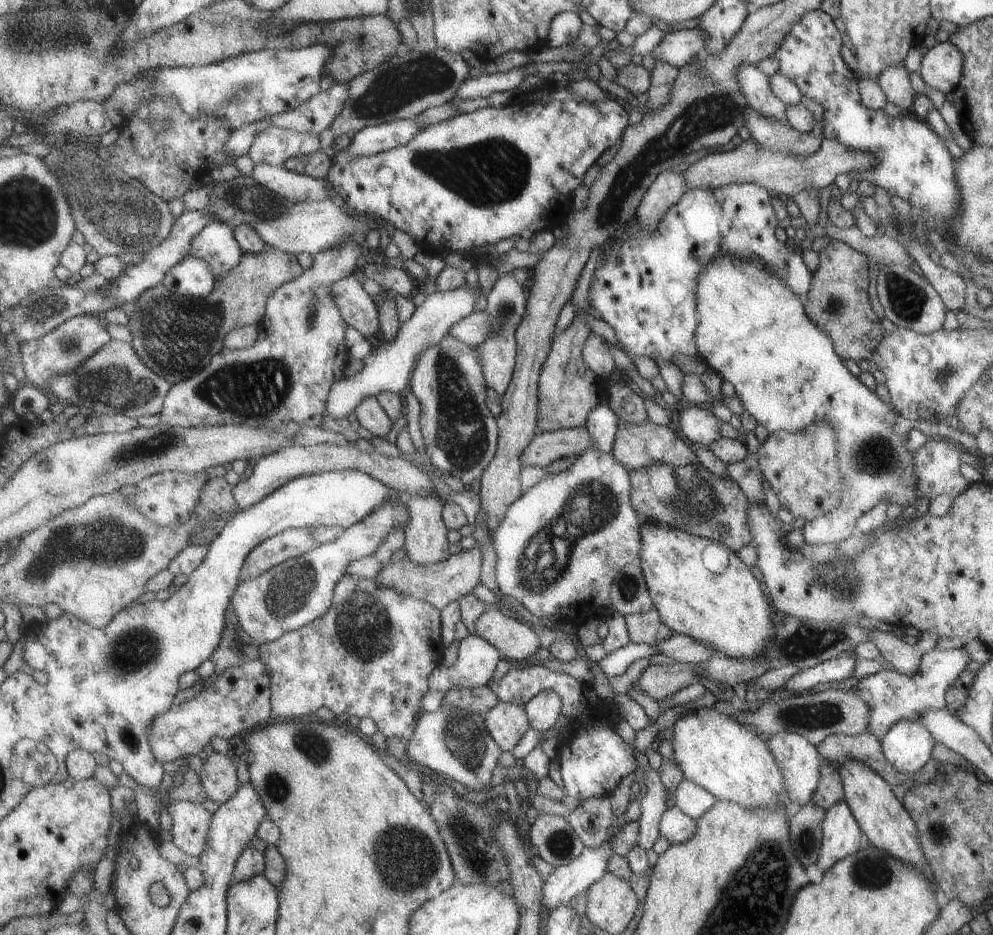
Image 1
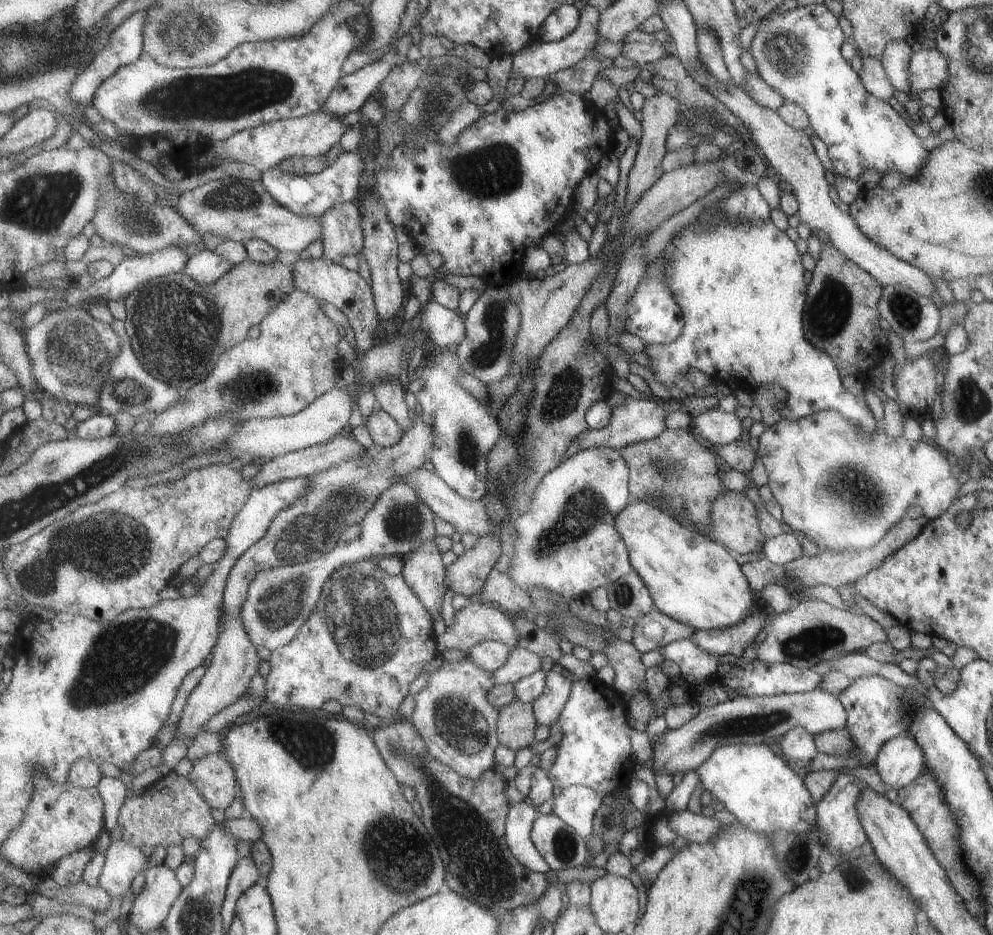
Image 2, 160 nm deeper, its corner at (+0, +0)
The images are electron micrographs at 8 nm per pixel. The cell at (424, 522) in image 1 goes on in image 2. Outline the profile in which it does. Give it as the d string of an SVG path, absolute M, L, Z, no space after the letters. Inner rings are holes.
M435 536L413 550L413 554L404 562L402 576L405 576L413 592L421 598L425 608L431 610L433 618L440 620L443 598L447 592L445 576L448 567L434 538Z

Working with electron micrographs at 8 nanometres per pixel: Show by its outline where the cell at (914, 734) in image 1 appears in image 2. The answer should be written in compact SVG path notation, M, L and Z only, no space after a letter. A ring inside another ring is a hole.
M901 733L881 746L874 764L886 789L897 791L921 774L924 751L908 733Z

